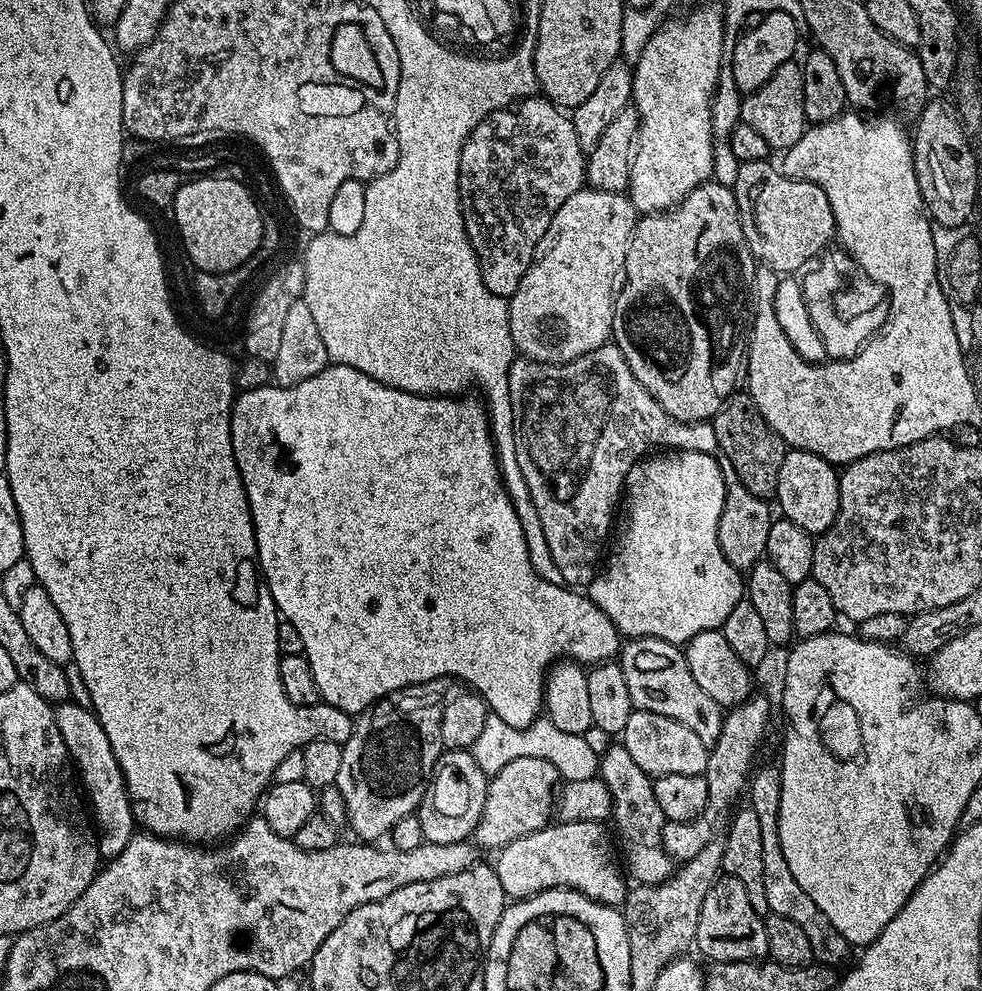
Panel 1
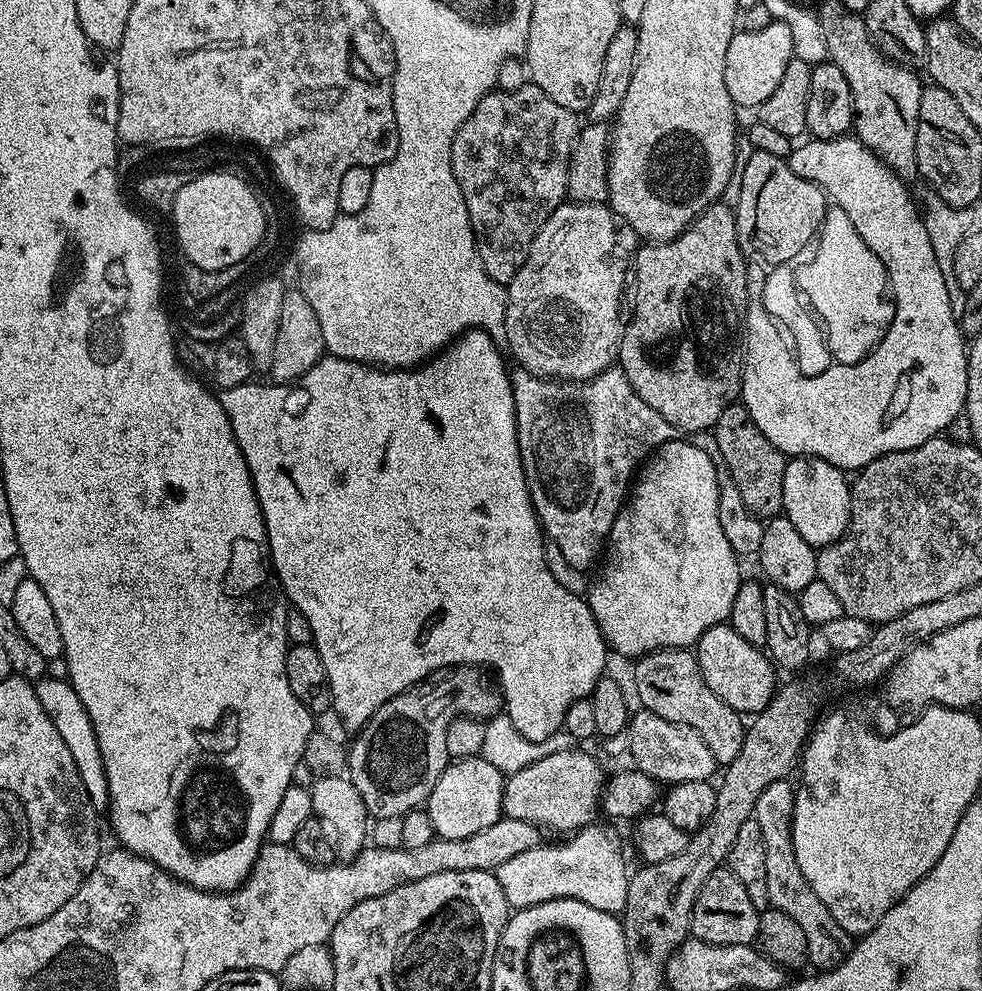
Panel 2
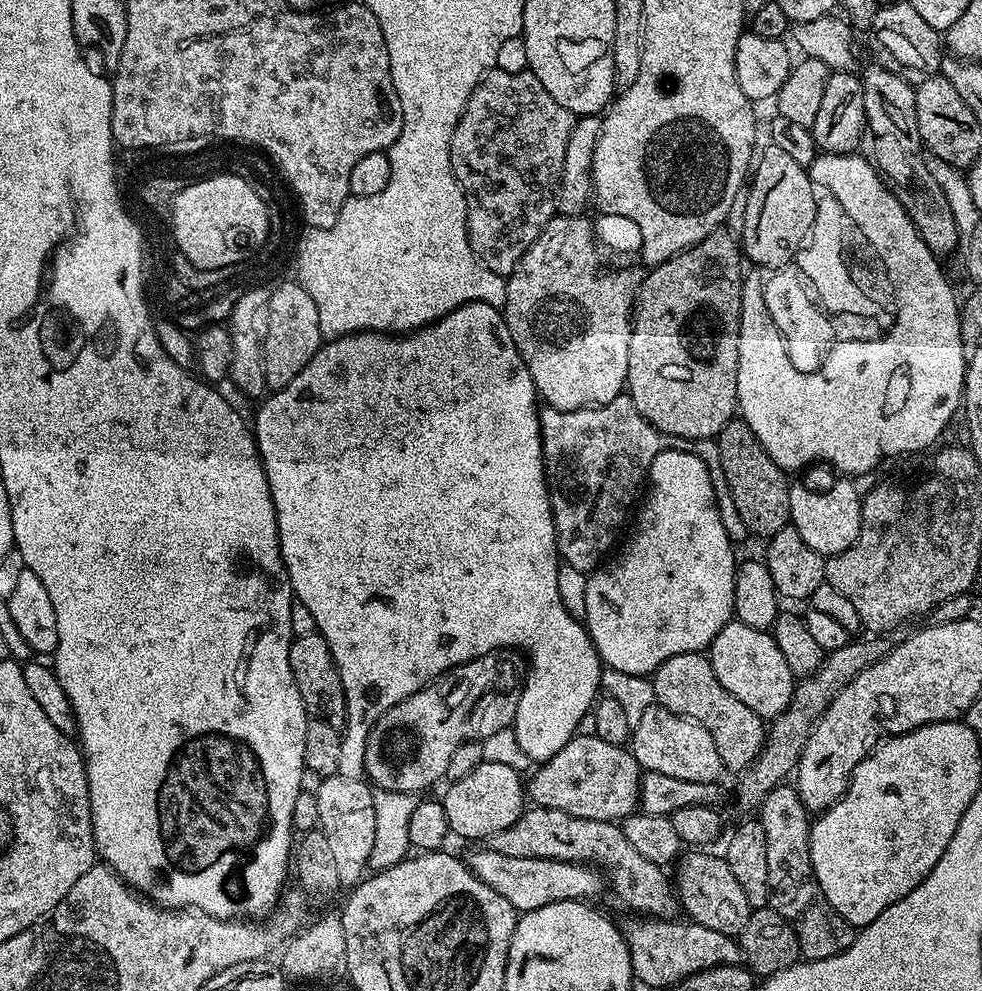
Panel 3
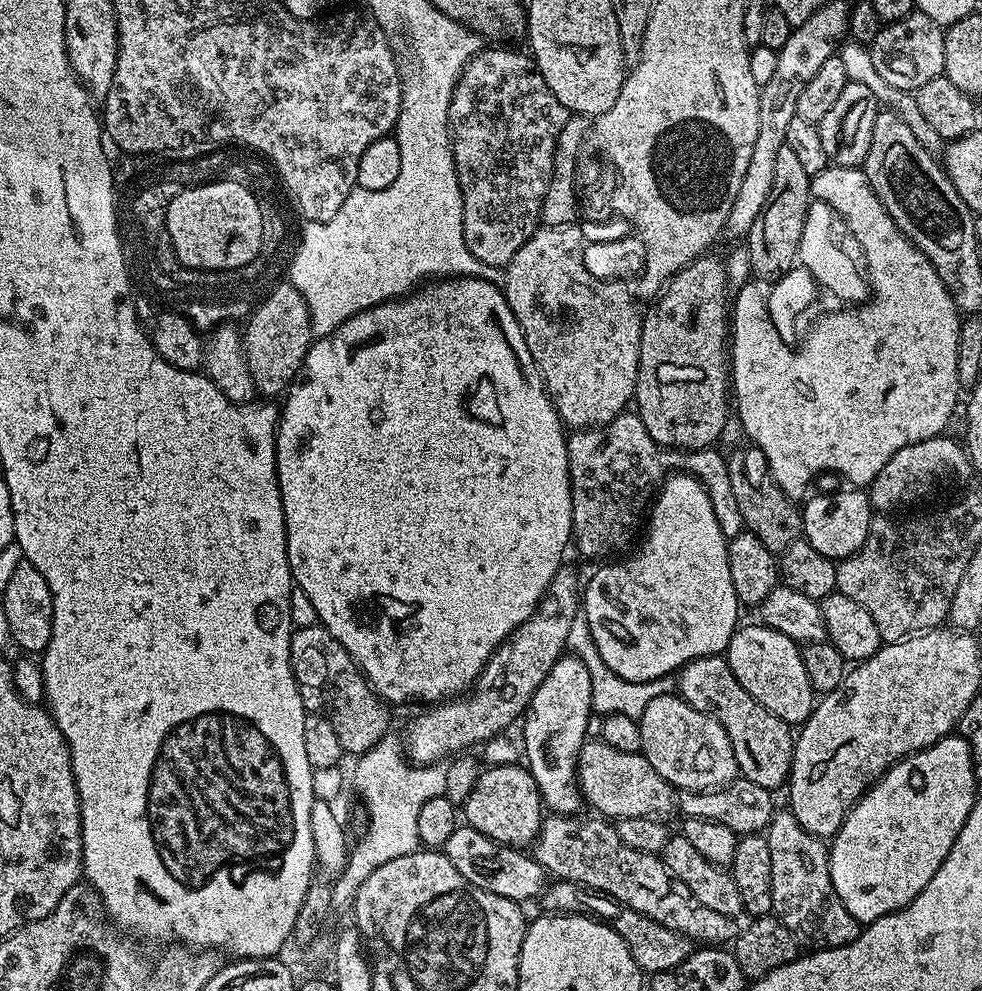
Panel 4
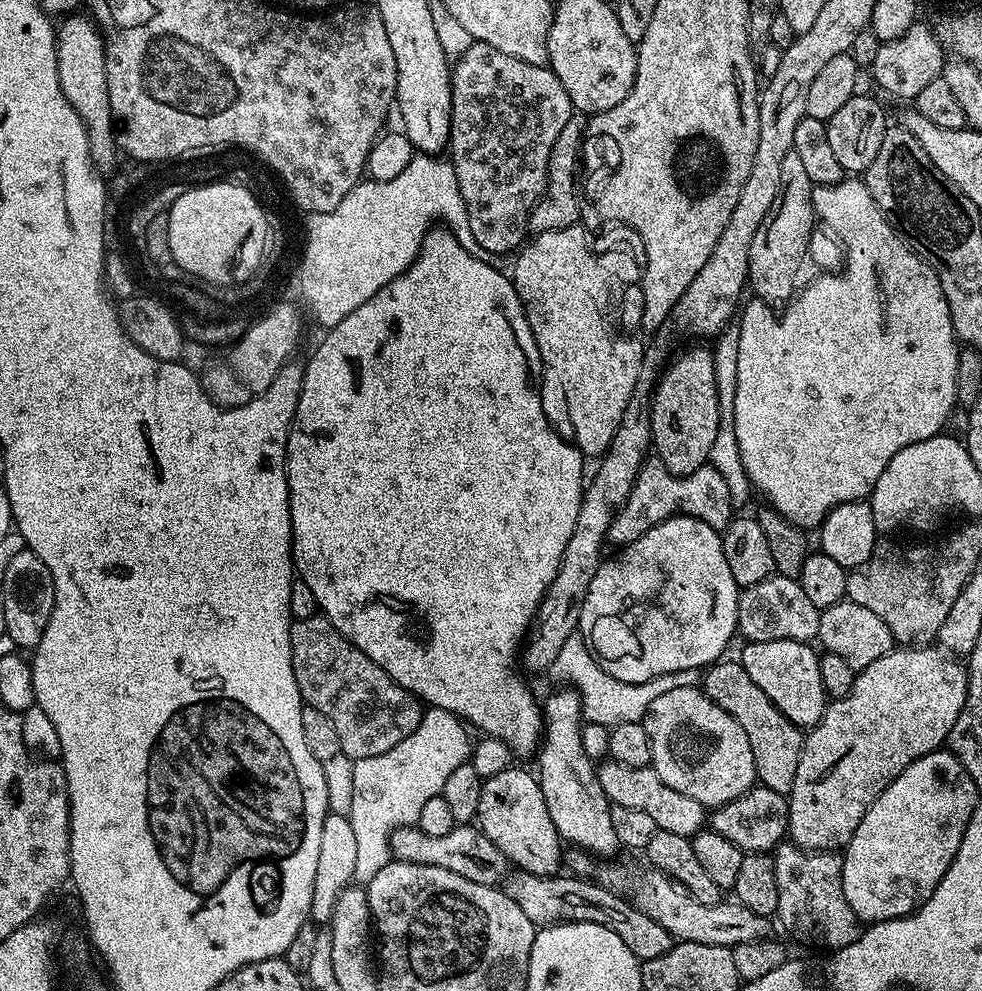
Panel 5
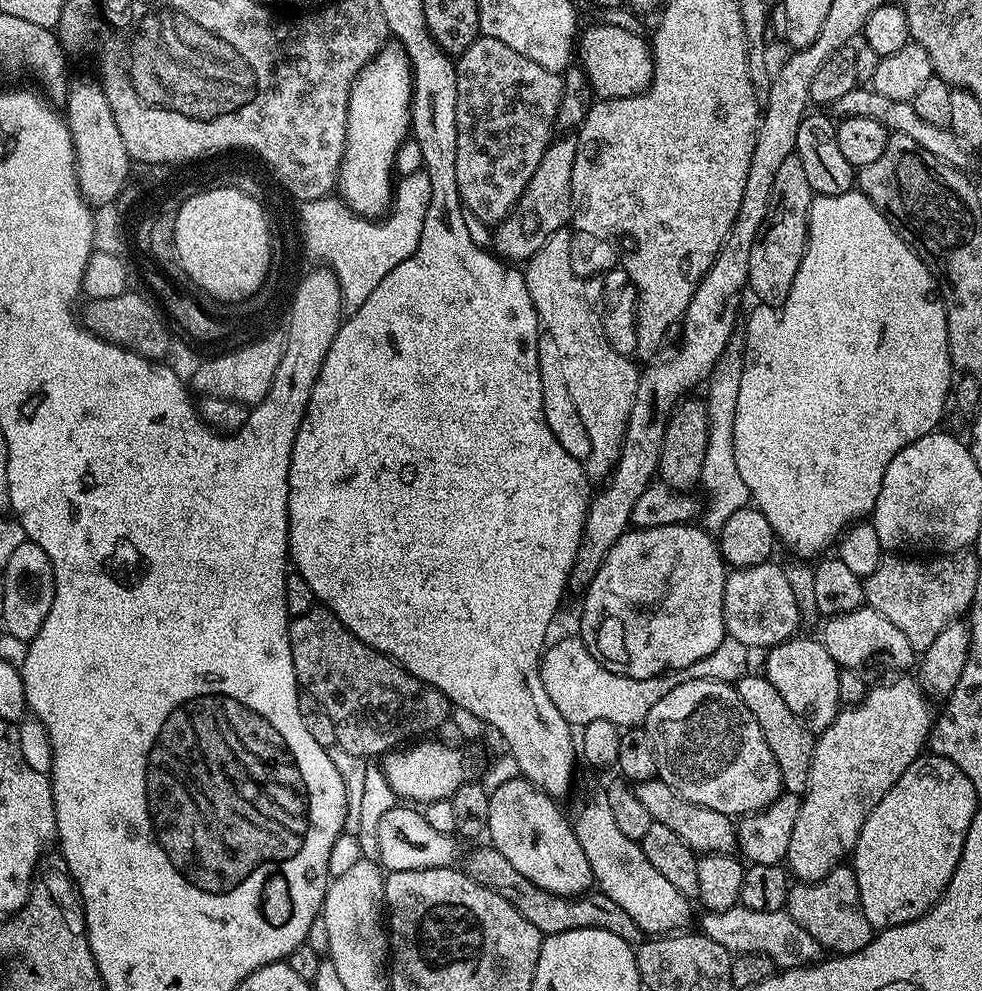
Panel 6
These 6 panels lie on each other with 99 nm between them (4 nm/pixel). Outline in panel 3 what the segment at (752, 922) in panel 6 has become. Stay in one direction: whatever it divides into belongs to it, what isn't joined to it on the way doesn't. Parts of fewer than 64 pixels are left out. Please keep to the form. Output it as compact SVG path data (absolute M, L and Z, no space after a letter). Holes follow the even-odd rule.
M525 807L523 814L506 830L487 837L487 847L515 858L561 860L595 866L612 883L614 891L620 895L624 904L633 908L633 913L647 914L652 918L672 918L678 912L678 896L673 885L664 877L665 869L642 858L634 846L630 846L623 827L610 820L594 818L574 818L562 810Z

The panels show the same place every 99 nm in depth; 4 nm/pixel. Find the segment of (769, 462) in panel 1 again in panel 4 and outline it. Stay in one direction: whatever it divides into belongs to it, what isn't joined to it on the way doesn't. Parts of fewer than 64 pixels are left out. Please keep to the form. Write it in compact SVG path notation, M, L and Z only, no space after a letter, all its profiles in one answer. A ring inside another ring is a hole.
M748 442L736 446L727 453L726 459L730 470L730 486L734 499L738 501L738 511L742 514L745 529L752 532L766 546L766 550L783 554L795 540L801 539L804 531L804 517L797 501L789 498L784 489L774 482L766 454L755 444Z

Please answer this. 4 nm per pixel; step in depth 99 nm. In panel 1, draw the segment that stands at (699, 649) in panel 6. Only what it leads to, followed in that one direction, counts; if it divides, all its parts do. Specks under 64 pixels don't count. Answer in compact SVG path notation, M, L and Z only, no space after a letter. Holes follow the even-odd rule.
M660 450L639 460L624 479L623 495L628 500L624 518L612 543L614 554L606 568L587 585L590 600L606 614L623 637L658 637L684 645L695 634L711 628L723 629L730 610L745 599L746 580L741 569L730 566L718 546L718 522L724 505L724 479L716 457L701 452Z

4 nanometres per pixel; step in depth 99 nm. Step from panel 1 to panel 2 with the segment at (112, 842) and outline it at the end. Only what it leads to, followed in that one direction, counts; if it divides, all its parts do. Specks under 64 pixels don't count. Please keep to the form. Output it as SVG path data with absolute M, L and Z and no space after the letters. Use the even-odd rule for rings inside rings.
M45 674L35 681L34 687L38 694L38 702L42 702L42 710L46 710L50 722L54 722L54 730L58 730L62 742L66 742L67 748L70 749L70 758L74 758L74 766L78 766L80 781L82 786L86 786L86 794L93 808L107 809L106 766L102 762L102 750L98 750L98 738L94 734L94 726L90 722L86 706L82 706L82 698L74 694L72 681L63 675L60 676Z

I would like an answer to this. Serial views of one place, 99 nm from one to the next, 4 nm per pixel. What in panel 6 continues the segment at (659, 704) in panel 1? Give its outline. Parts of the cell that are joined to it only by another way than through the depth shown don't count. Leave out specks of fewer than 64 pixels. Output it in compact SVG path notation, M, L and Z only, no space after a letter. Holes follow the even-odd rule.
M749 674L735 683L742 702L754 718L758 718L758 726L762 726L762 734L766 738L766 746L770 746L770 754L774 754L774 762L778 762L778 770L782 774L785 789L789 792L802 794L808 789L810 778L810 766L816 741L814 733L808 729L802 721L786 706L782 694L774 690L774 686L768 677L763 674Z

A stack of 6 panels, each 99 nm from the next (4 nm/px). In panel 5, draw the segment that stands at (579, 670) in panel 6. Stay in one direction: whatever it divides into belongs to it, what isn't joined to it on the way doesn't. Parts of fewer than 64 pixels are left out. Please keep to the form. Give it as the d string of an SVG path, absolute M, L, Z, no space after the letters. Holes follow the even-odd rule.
M577 634L566 638L562 650L558 650L558 658L554 658L550 676L557 680L557 685L567 686L578 694L581 700L581 714L590 723L602 723L609 726L622 722L641 722L650 710L650 705L661 694L667 694L675 688L694 688L701 683L702 672L699 668L678 670L660 677L650 678L641 684L622 682L608 674L596 660L595 654L588 648L587 641Z

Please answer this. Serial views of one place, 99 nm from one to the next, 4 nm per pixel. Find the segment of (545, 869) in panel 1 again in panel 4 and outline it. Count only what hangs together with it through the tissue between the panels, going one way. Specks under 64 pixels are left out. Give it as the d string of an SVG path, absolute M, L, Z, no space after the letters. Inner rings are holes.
M467 824L457 825L454 834L444 843L444 855L450 858L451 865L471 885L488 890L499 897L510 898L517 902L525 902L539 897L548 882L547 873L529 853L508 845L500 845L484 834L479 834Z

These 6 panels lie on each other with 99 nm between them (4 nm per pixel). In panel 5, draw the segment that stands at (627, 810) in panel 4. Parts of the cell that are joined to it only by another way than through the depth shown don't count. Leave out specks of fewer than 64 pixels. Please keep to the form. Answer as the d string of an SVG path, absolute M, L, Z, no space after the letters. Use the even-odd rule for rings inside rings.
M608 758L599 765L597 776L611 805L626 806L629 810L642 810L649 818L654 818L659 830L670 830L670 834L682 834L691 838L705 827L704 805L694 798L689 798L687 794L678 794L674 786L666 786L666 782L658 778L658 774L651 766L646 768L622 766Z

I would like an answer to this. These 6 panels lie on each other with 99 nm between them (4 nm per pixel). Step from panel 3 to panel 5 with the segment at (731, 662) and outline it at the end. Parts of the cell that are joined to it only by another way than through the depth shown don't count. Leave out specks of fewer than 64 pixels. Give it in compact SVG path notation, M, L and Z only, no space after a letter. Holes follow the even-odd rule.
M775 640L748 642L743 646L745 648L738 655L738 662L744 667L746 674L750 674L750 679L762 690L762 694L766 694L766 698L770 698L770 702L774 702L774 706L778 706L778 710L782 710L782 714L786 714L786 718L790 718L790 722L794 722L801 730L814 727L828 707L830 697L824 693L820 656L812 649L813 645L802 640Z

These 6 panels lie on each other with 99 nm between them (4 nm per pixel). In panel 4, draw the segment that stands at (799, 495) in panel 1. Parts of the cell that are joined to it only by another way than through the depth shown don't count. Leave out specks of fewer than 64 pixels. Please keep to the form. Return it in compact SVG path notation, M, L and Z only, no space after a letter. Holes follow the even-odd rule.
M856 486L845 487L845 492L824 492L821 496L809 495L802 504L804 517L803 539L833 562L845 560L866 542L870 522L874 515L872 501L867 491Z

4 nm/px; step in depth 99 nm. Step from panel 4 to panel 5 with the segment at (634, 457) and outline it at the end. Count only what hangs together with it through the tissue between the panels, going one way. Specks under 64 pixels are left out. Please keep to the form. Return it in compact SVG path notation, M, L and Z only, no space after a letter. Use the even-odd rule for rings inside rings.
M649 458L640 466L634 486L625 498L612 521L608 523L608 540L616 546L625 546L641 538L648 530L653 530L672 516L693 516L718 533L724 533L726 526L734 518L731 492L726 479L710 463L704 464L692 474L676 476L661 460Z

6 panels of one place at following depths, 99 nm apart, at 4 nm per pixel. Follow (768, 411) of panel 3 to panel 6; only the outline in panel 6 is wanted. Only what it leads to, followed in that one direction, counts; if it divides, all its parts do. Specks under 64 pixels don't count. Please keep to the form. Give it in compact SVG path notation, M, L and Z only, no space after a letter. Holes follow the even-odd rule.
M853 190L853 191L851 191L851 192L847 192L847 193L846 193L846 194L834 194L834 195L833 195L833 196L818 196L818 195L813 195L813 198L812 198L812 205L811 205L811 206L810 206L810 214L809 214L809 215L808 215L808 247L807 247L807 248L805 248L805 250L804 250L804 257L803 257L803 258L802 258L802 262L801 262L801 263L800 263L800 265L799 265L799 266L798 266L798 274L794 274L794 286L790 286L790 298L786 298L786 302L785 302L785 303L784 303L784 305L783 305L783 306L781 306L781 307L780 307L780 308L771 308L771 307L770 307L770 306L766 306L766 305L765 305L765 304L760 304L760 305L759 305L759 306L756 306L756 309L754 309L754 310L753 310L753 312L752 312L752 313L750 313L750 314L749 314L749 316L748 316L748 325L746 325L746 324L744 324L744 325L743 325L743 328L742 328L742 329L743 329L743 331L744 331L744 342L745 342L745 348L744 348L744 369L743 369L743 370L742 370L742 380L741 380L741 385L740 385L740 387L739 387L739 391L738 391L738 406L737 406L737 410L736 410L736 411L735 411L735 413L734 413L734 451L735 451L735 459L736 459L736 462L738 462L738 469L739 469L739 473L740 473L740 474L742 474L742 479L743 479L743 481L744 481L744 482L746 482L746 486L748 486L748 487L749 487L749 494L750 494L750 496L751 496L751 503L752 503L752 504L753 504L753 505L755 505L755 507L757 507L757 508L759 508L759 510L760 510L760 512L761 512L761 513L762 513L762 514L766 514L766 522L770 522L770 526L771 526L771 527L772 527L772 529L773 529L773 530L774 530L774 534L775 534L775 535L776 535L776 538L777 538L777 541L779 541L779 543L780 543L780 544L781 544L781 545L783 545L783 544L785 544L785 546L786 546L786 547L788 547L788 548L789 548L789 550L790 550L790 551L792 551L792 554L795 554L795 555L796 555L796 556L797 556L797 557L800 557L800 558L813 558L813 557L812 557L812 556L816 556L816 555L817 555L817 556L816 556L816 557L819 557L819 556L820 556L820 555L821 555L821 554L824 554L824 553L820 553L820 554L819 554L819 552L824 552L824 551L826 551L826 550L827 550L827 548L828 548L828 547L830 547L830 546L831 546L831 544L832 544L832 547L833 547L833 545L835 545L835 544L836 544L836 543L837 543L837 541L839 541L839 539L840 539L840 537L841 537L841 536L843 536L843 535L844 535L844 533L845 533L845 531L846 531L846 529L847 529L847 528L848 528L848 527L849 527L849 526L851 526L851 525L853 525L853 524L855 524L855 523L857 523L857 522L860 522L860 521L863 521L863 520L864 520L864 519L865 519L865 518L868 518L868 517L871 517L871 514L872 514L872 511L873 511L873 510L874 510L874 506L875 506L875 505L876 505L876 503L877 503L877 502L878 502L878 490L882 490L882 474L886 474L886 466L890 466L890 456L893 456L893 455L894 455L894 454L898 454L898 450L902 450L902 449L903 449L903 448L905 448L905 447L906 447L906 446L910 446L910 442L918 442L918 438L922 438L922 437L923 437L923 436L925 436L925 435L926 435L926 434L930 434L930 433L931 433L931 432L934 432L934 431L937 431L937 429L939 429L939 428L940 428L940 427L941 427L941 424L940 424L940 419L942 419L942 418L943 418L943 416L944 416L944 407L946 407L946 406L947 406L947 404L948 404L948 407L949 407L949 404L950 404L950 389L951 389L951 388L952 388L952 387L953 387L953 384L954 384L954 369L953 369L953 367L952 367L952 359L951 359L951 358L950 358L950 354L949 354L949 353L948 353L948 331L947 331L947 330L946 330L946 310L945 310L945 309L944 309L944 307L942 307L942 306L940 306L940 307L937 307L937 308L936 308L936 336L928 336L928 296L932 296L932 295L933 295L933 296L934 296L934 297L935 297L935 296L936 296L936 295L937 295L937 292L938 292L938 285L937 285L937 283L936 283L936 275L935 275L935 274L933 274L933 273L932 273L932 272L929 272L929 270L928 270L928 268L927 268L927 267L926 267L926 266L925 266L925 265L924 265L924 263L923 263L923 262L922 262L922 258L918 258L918 254L917 254L917 253L916 253L916 252L915 252L915 250L913 250L913 249L912 249L912 245L911 245L911 244L908 244L908 243L907 243L907 242L905 242L905 240L904 240L904 239L902 239L902 237L900 237L900 236L899 236L899 235L898 235L898 234L897 234L897 232L896 232L896 231L895 231L895 230L894 230L894 226L890 226L890 222L889 222L889 221L888 221L888 220L887 220L887 218L886 218L886 217L885 217L885 216L883 216L883 215L882 215L882 214L881 214L881 212L880 212L880 211L879 211L879 210L878 210L878 206L874 206L874 202L870 202L870 198L866 198L866 197L865 197L865 196L864 196L864 194L863 194L863 192L861 192L861 191L859 191L859 190Z

